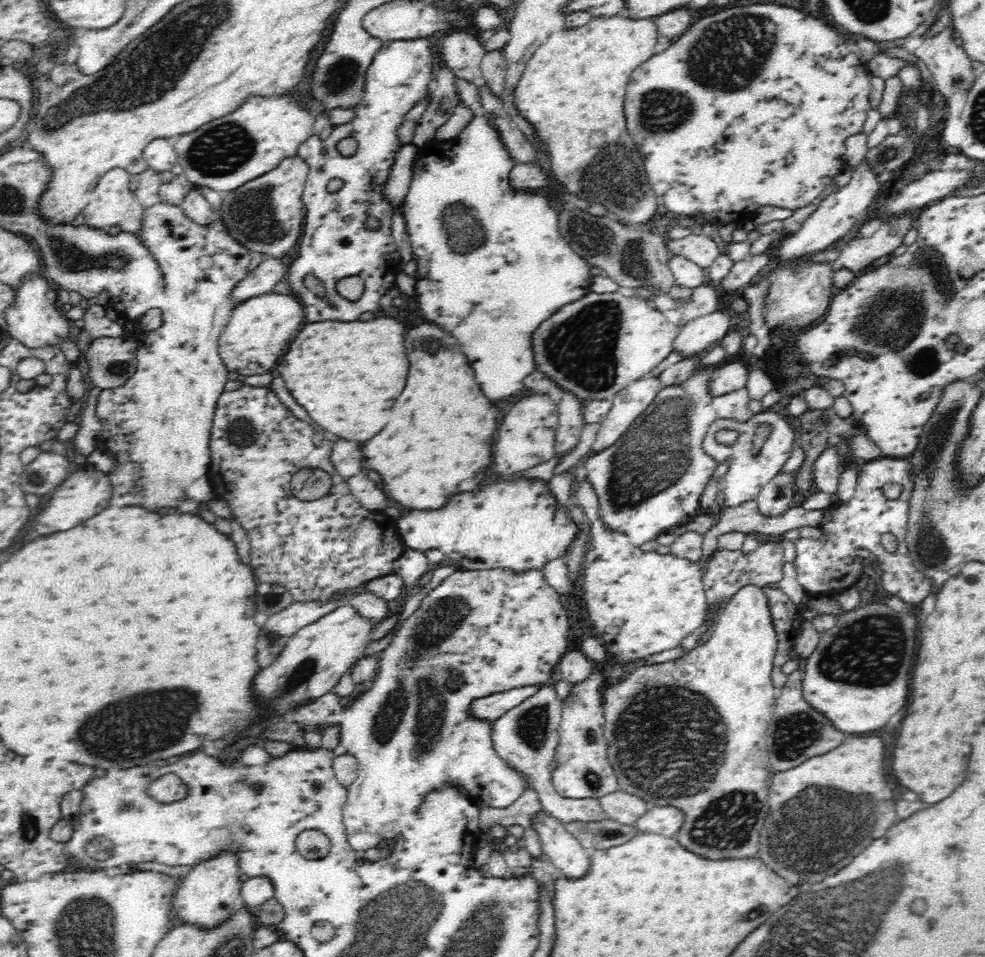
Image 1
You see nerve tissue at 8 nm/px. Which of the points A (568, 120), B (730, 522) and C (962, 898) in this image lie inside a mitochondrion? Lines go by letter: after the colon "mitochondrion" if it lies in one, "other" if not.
A: other
B: other
C: other

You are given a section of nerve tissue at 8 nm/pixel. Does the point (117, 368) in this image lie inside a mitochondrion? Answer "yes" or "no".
yes

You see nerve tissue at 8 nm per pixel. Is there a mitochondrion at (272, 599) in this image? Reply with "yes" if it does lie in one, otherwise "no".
yes

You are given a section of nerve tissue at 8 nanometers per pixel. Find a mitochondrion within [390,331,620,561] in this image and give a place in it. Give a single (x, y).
(428, 346)

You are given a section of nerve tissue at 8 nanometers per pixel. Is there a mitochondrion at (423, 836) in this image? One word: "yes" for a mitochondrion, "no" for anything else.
no

